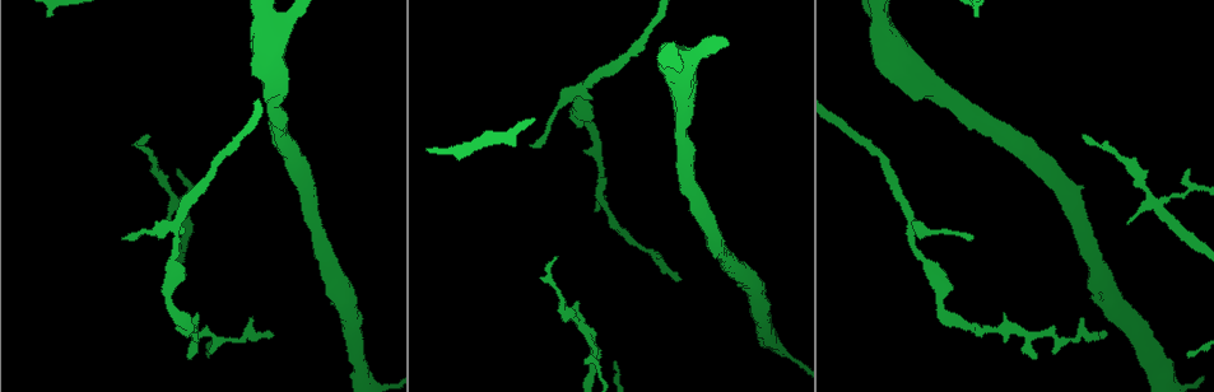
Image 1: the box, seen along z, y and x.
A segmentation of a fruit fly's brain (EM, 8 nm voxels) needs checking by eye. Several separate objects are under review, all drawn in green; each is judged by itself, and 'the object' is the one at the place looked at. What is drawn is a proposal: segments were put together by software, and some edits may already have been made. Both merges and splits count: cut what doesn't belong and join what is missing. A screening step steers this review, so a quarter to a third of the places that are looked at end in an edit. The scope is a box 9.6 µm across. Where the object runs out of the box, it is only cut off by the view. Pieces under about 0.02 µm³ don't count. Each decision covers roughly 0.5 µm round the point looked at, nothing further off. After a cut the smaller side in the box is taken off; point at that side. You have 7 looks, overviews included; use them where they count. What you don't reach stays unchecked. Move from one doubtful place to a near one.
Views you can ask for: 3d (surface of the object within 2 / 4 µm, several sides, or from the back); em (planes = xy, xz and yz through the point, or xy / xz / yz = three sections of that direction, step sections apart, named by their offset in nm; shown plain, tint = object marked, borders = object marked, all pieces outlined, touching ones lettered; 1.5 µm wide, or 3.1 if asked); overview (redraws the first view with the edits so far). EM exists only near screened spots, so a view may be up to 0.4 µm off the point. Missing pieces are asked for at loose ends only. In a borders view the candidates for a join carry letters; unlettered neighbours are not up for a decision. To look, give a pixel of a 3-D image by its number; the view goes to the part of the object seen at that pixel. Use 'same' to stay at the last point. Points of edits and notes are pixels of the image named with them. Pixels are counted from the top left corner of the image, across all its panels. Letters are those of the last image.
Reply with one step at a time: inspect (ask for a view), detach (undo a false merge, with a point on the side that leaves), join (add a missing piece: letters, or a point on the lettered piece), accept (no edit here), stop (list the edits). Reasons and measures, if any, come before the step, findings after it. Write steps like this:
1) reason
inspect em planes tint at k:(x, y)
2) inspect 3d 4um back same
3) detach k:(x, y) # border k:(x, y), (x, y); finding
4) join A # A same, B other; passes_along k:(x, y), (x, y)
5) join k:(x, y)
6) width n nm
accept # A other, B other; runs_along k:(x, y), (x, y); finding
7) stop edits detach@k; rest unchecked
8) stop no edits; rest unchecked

inspect 3d 4um back at 1:(580, 97)

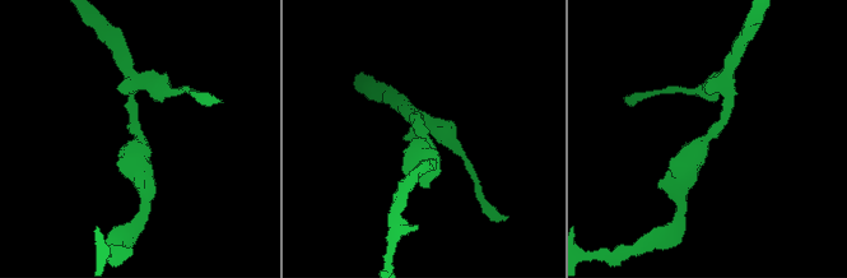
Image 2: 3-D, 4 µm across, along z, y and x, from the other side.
arm_widths 190, 300 nm
inspect em yz step 8 tint at 2:(426, 136)

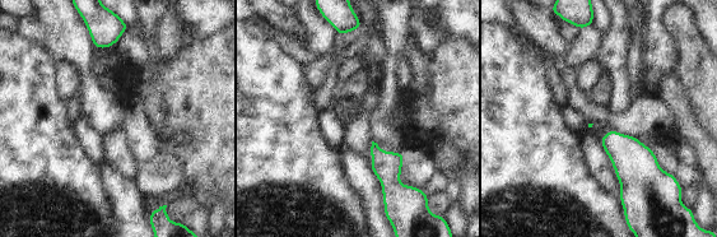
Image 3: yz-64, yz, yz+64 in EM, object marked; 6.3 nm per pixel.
inspect em planes borders same

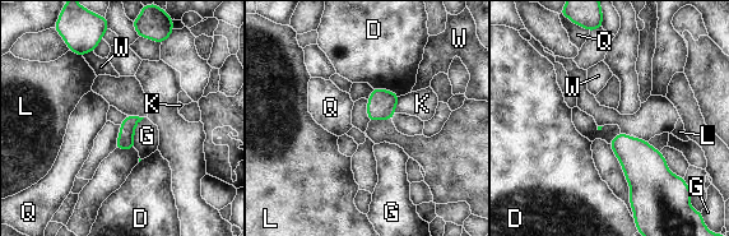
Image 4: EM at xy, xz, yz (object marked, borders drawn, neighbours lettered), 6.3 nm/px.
accept # D other, G other, K other, L other, Q other, W other; border 4:(144, 118), (137, 125), (134, 148); one neuron here

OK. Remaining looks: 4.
free end
inspect 3d 4um at 1:(1107, 334)

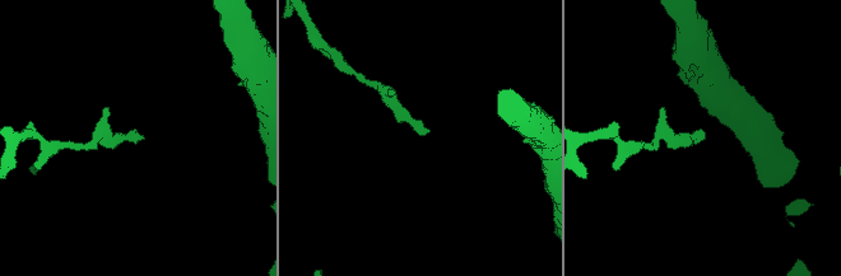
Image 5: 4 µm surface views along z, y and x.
shape alone is not enough
inspect em 3.1um yz step 16 tint at 5:(425, 130)

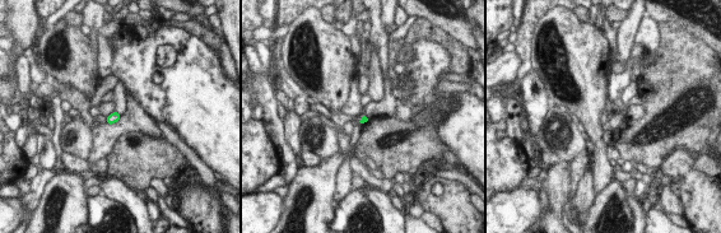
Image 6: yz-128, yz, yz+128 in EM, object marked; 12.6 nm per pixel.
cut it another way
inspect em 3.1um planes borders same

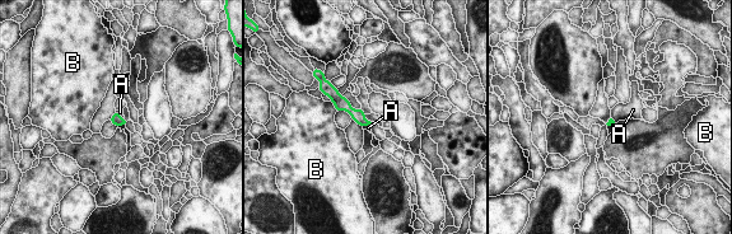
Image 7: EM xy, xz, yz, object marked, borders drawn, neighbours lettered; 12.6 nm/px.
accept # A other, B other; runs_along 7:(337, 98), (364, 122); no lettered piece goes on from it

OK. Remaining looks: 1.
stop no edits; rest unchecked

